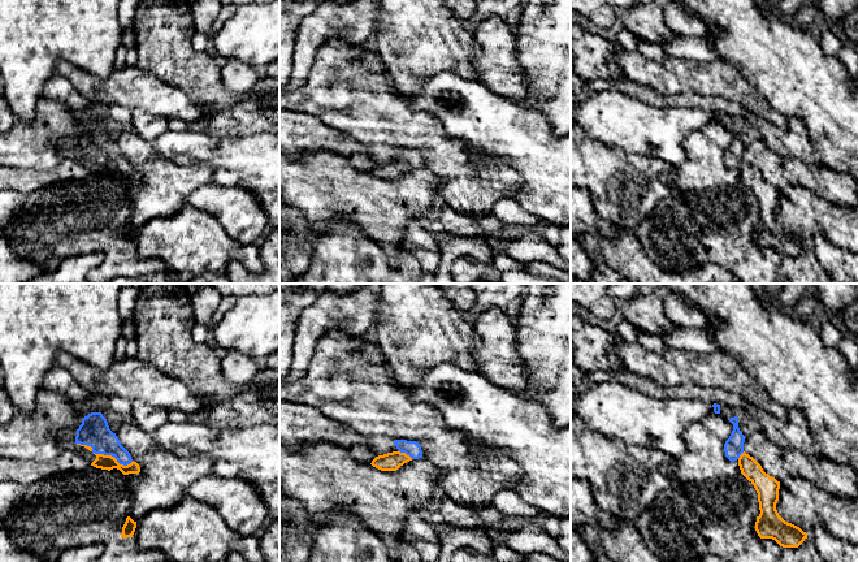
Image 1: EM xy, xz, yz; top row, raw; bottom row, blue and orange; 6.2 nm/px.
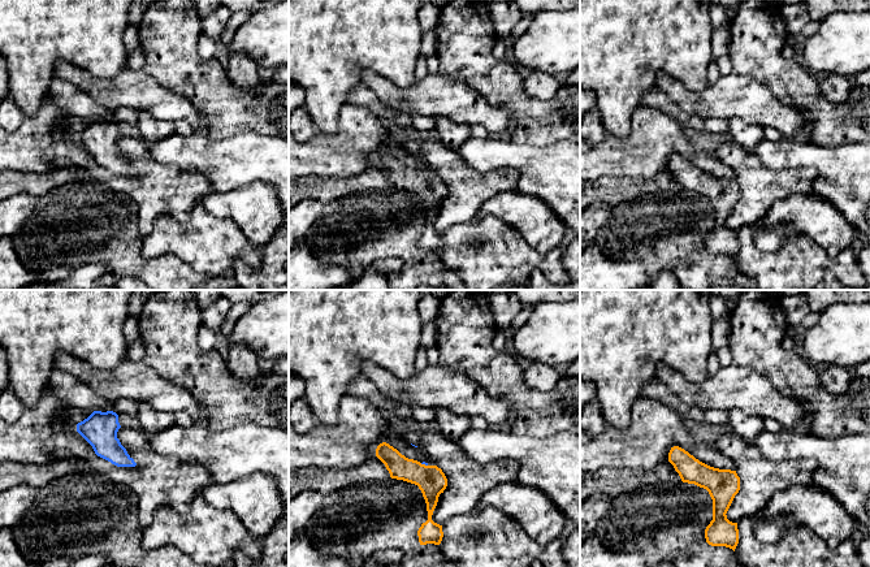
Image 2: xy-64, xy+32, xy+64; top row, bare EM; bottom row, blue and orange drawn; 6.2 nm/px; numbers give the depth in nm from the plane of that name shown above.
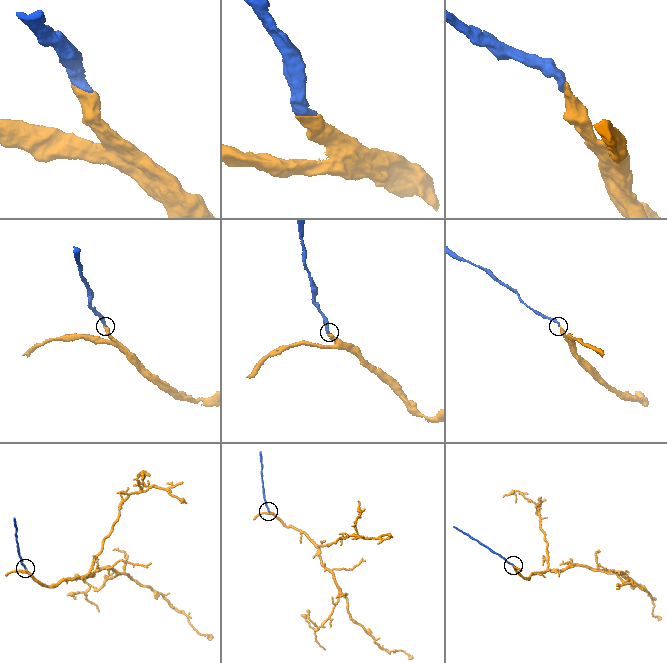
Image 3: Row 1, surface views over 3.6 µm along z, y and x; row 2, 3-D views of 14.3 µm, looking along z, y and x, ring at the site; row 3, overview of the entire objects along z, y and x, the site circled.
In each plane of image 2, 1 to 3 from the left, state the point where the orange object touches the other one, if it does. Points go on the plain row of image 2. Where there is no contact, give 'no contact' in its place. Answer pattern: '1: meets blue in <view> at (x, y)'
1: no contact
2: meets blue in xy+32 at (424, 172)
3: no contact

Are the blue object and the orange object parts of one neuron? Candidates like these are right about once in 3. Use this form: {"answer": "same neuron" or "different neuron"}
{"answer": "same neuron"}

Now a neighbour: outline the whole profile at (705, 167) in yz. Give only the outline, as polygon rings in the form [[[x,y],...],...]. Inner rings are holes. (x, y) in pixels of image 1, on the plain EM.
[[[703,130],[690,133],[685,140],[686,160],[679,165],[671,183],[680,191],[732,186],[740,174],[725,165],[724,152]]]

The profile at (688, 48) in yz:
[[[675,35],[671,40],[660,44],[670,59],[696,60],[701,62],[714,62],[720,60],[719,53],[702,38],[684,38]]]

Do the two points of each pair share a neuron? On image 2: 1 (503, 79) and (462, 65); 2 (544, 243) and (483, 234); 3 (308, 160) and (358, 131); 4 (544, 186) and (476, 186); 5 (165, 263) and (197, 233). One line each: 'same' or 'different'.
1: same
2: different
3: same
4: different
5: different

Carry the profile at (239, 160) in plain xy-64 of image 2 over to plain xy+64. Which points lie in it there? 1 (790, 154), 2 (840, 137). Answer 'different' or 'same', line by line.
1: same
2: different

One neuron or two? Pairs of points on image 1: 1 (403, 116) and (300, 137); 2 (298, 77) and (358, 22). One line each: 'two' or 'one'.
1: two
2: one

